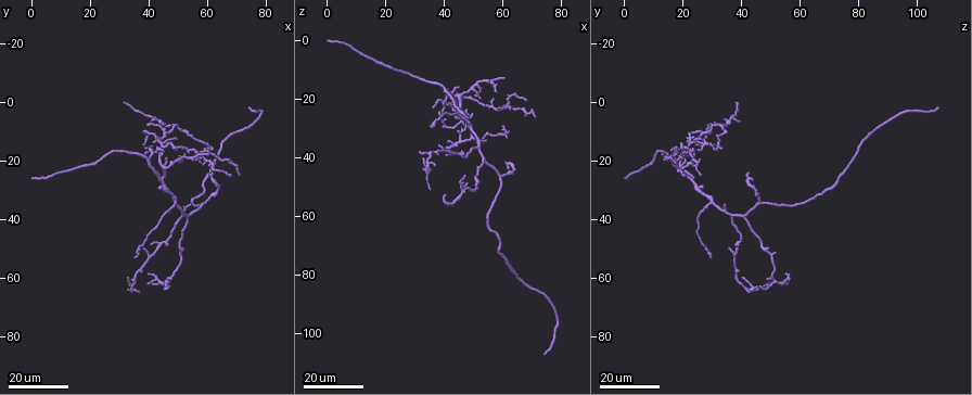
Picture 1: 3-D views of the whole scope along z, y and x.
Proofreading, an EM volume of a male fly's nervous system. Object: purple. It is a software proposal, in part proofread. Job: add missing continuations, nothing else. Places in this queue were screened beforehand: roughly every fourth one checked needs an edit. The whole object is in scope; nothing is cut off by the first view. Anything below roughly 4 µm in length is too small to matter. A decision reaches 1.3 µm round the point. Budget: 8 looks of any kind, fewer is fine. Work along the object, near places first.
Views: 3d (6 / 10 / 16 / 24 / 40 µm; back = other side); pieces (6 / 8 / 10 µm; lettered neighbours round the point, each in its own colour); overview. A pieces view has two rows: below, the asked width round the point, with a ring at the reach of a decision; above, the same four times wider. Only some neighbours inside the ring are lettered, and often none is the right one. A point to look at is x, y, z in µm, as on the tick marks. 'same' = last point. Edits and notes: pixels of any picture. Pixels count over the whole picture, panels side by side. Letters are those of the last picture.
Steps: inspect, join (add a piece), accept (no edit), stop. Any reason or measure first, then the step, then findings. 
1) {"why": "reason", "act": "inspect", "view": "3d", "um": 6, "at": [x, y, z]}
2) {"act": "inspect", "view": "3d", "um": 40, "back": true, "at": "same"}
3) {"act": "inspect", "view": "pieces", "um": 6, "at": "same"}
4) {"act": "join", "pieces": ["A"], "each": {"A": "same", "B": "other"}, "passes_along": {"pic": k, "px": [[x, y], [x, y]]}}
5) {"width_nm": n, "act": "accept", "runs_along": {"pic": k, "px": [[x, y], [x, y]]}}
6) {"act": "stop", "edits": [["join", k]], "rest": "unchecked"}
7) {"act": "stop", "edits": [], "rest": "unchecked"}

{"why": "long arm stops here", "act": "inspect", "view": "3d", "um": 16, "at": [32, 1, 39]}

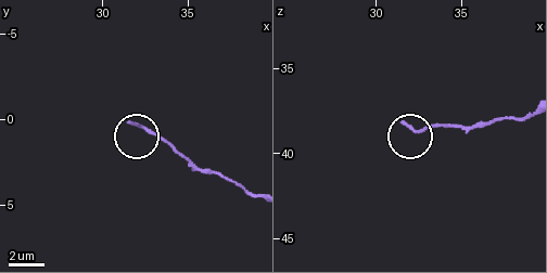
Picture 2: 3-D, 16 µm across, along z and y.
{"act": "inspect", "view": "3d", "um": 6, "at": [31.5, 0.2, 38.2]}

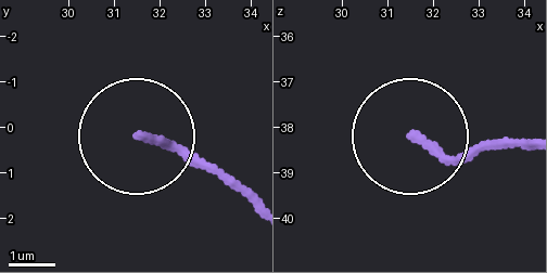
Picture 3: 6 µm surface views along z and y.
{"why": "see the neighbours", "act": "inspect", "view": "pieces", "um": 8, "at": [31.70, 0.15, 38.25]}

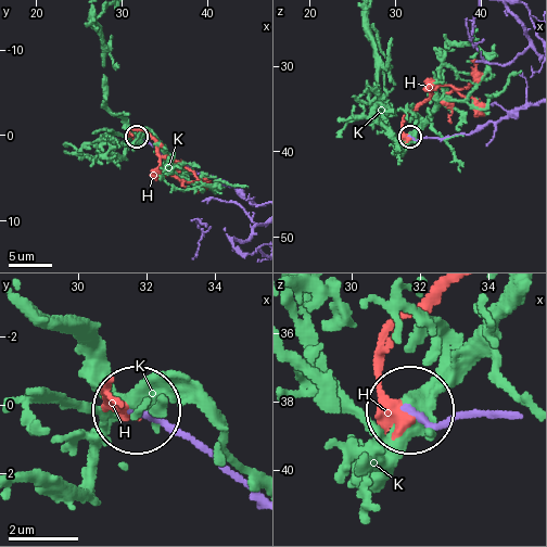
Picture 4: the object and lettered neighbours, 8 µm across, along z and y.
{"width_nm": 160, "act": "accept", "each": {"H": "other", "K": "other"}, "runs_along": {"pic": 4, "px": [[529, 103], [465, 135], [411, 137]]}, "found": "none of them fits"}

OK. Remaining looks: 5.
{"why": "free end", "act": "inspect", "view": "3d", "um": 16, "at": [43, 29, 26]}

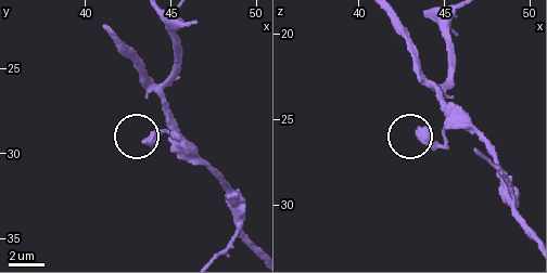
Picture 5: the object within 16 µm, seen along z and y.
{"act": "inspect", "view": "pieces", "um": 10, "at": [43.6, 29.3, 25.7]}

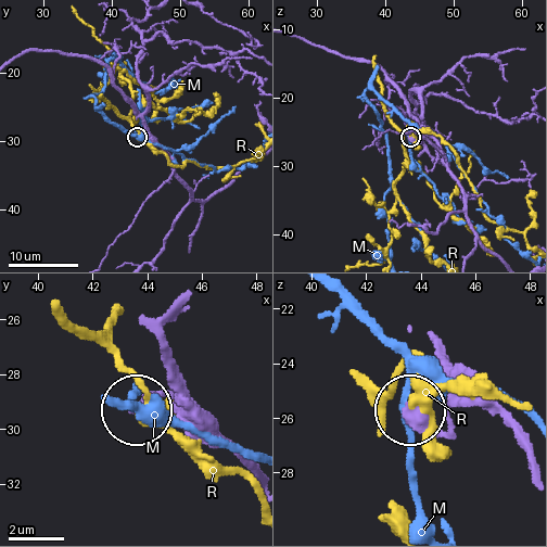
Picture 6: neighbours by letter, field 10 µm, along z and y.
{"act": "accept", "each": {"M": "other", "R": "other"}, "runs_along": {"pic": 6, "px": [[468, 218], [462, 189], [439, 145], [425, 135], [410, 137]]}, "found": "none of them fits"}

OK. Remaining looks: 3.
{"why": "branch stops here", "act": "inspect", "view": "3d", "um": 24, "at": [0, 26, 0]}

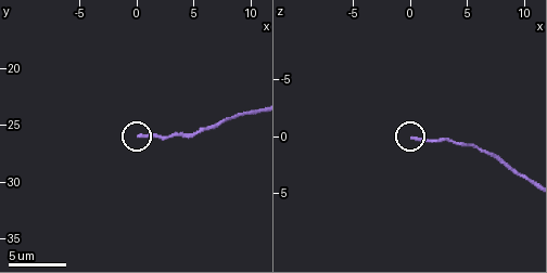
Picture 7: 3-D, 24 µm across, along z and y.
{"act": "inspect", "view": "pieces", "um": 8, "at": [0.2, 26.0, 0.2]}

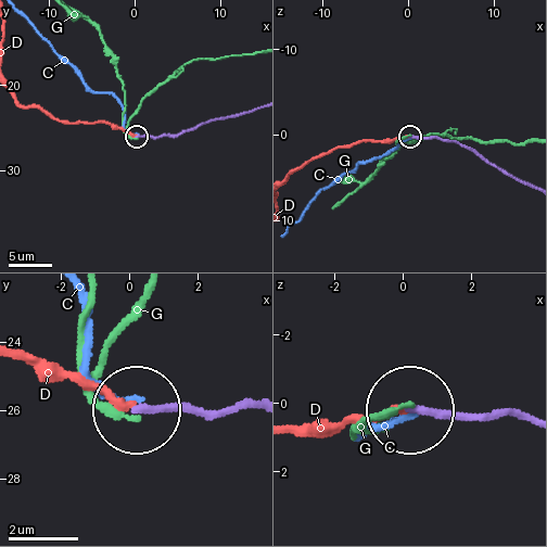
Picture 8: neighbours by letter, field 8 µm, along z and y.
{"width_nm": 210, "act": "join", "pieces": ["D"], "each": {"C": "other", "D": "same", "G": "other"}, "passes_along": {"pic": 8, "px": [[505, 416], [394, 407], [297, 424]]}, "found": "it goes on there"}

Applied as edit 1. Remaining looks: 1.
{"act": "stop", "edits": [["join", 8]], "rest": "unchecked"}

